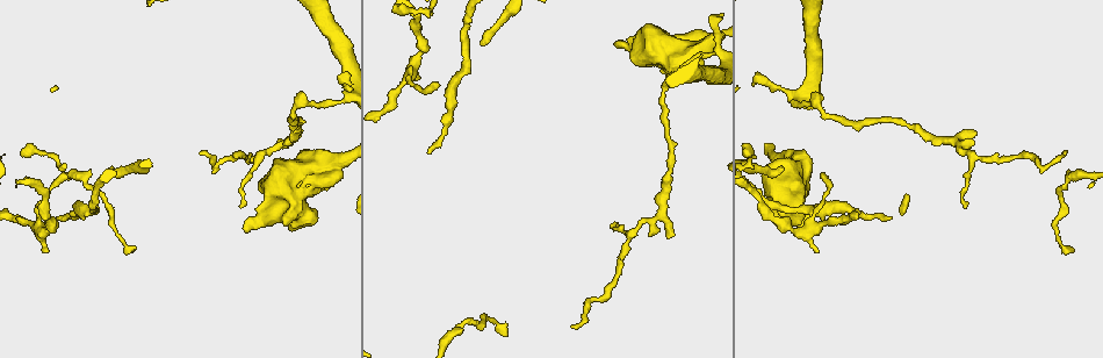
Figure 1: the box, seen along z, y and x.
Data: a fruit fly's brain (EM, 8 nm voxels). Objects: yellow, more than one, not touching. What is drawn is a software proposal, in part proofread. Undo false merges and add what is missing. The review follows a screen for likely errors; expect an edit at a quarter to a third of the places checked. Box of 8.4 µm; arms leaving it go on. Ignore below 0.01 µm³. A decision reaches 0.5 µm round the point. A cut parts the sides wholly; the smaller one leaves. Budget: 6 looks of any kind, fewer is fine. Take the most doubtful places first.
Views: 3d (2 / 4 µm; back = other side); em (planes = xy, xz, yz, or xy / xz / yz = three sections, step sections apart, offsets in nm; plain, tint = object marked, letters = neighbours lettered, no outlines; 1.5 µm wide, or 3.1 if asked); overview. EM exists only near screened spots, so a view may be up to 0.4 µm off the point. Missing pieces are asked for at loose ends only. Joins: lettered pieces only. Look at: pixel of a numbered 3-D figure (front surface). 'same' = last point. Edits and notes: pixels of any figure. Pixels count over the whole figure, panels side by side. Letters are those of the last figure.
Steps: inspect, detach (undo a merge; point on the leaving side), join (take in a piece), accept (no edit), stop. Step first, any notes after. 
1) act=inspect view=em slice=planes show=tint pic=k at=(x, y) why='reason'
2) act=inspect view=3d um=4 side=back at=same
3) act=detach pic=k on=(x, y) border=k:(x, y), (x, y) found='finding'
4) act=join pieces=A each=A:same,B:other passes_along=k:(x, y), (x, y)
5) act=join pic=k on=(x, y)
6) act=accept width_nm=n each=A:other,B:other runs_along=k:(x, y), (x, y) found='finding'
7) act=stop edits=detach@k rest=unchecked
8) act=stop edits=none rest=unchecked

act=inspect view=3d um=4 pic=1 at=(109, 167) why='free end'

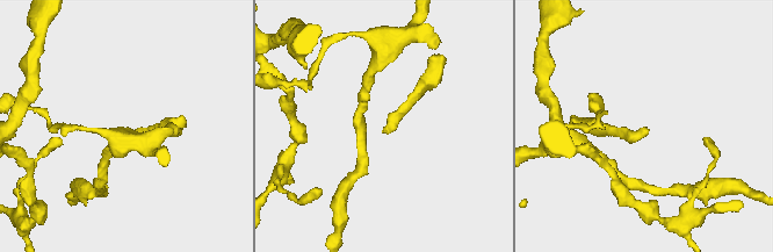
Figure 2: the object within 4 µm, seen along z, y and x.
act=inspect view=em slice=xy step=4 show=letters pic=2 at=(385, 129)

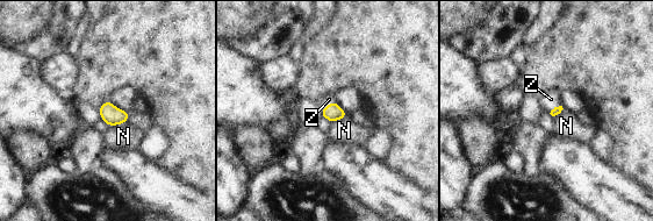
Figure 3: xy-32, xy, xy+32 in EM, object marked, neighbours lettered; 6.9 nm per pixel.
act=join pic=3 on=(551, 99) each=N:other,Z:same passes_along=3:(555, 111), (553, 108), (551, 99) found='the neuron continues'

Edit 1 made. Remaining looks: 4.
act=inspect view=3d um=2 pic=1 at=(816, 252) why='branch stops here'

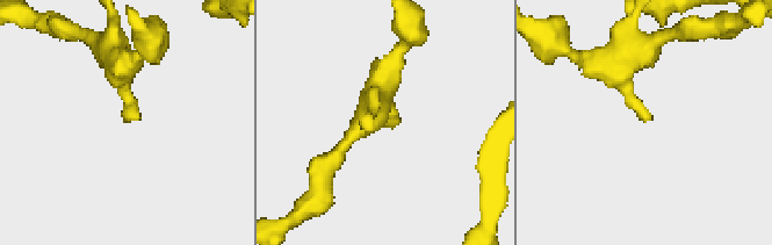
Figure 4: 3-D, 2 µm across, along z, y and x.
act=inspect view=em slice=xz step=8 show=letters pic=4 at=(401, 117) arm_widths_nm=180,260

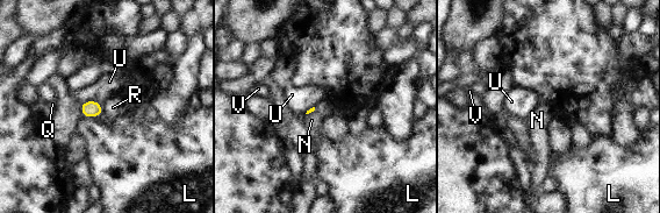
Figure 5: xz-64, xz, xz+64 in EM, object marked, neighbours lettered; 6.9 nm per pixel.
act=inspect view=em slice=planes show=letters at=same

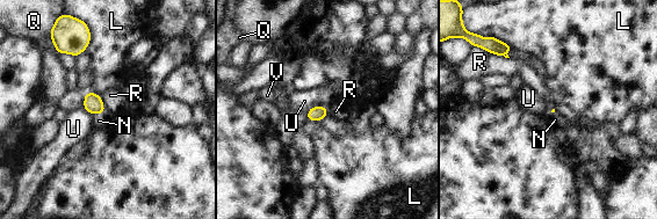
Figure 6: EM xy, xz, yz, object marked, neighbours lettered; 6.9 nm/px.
act=accept each=L:other,N:other,Q:other,R:other,U:other,V:other border=6:(326, 107), (311, 107), (305, 112) found='no lettered piece goes on from it'

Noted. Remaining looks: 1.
act=stop edits=join@3 rest=unchecked

